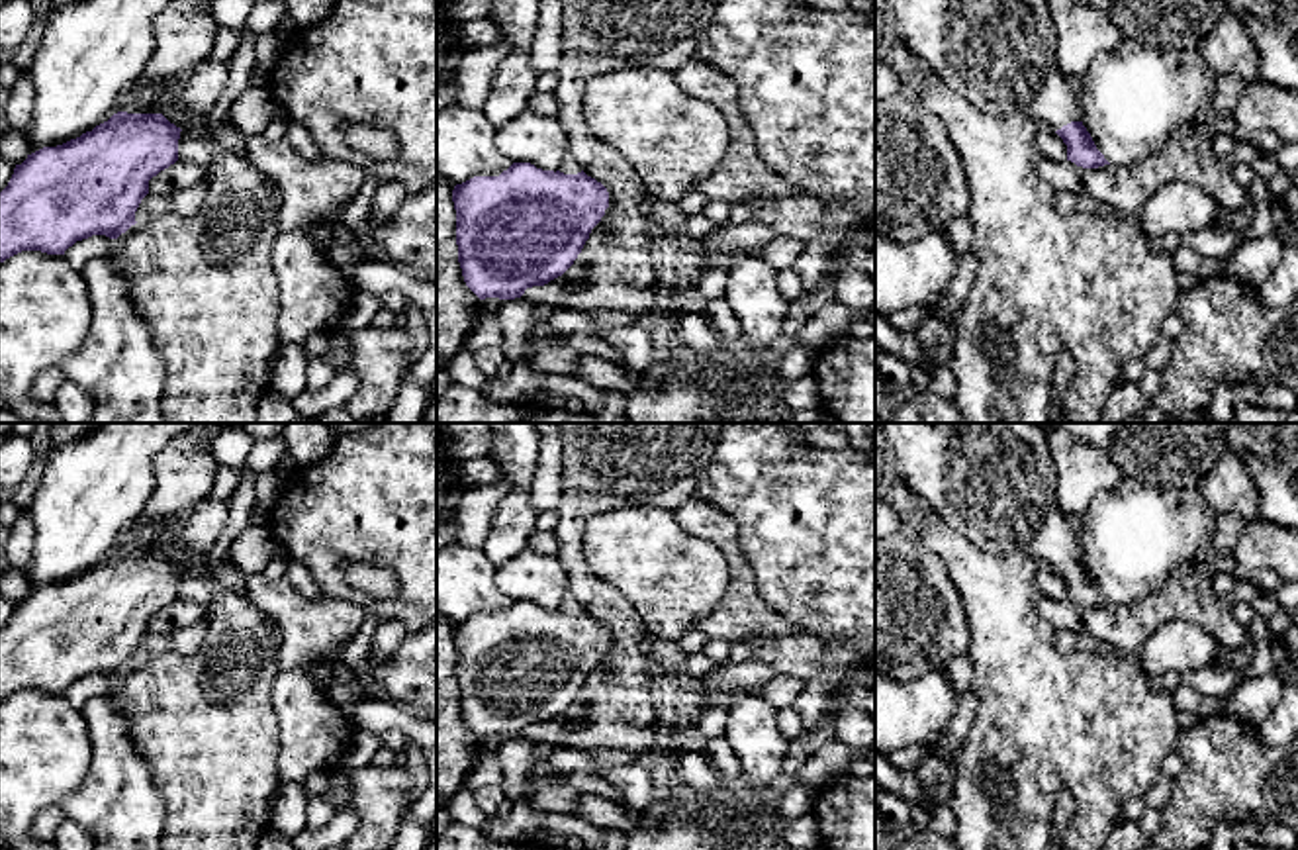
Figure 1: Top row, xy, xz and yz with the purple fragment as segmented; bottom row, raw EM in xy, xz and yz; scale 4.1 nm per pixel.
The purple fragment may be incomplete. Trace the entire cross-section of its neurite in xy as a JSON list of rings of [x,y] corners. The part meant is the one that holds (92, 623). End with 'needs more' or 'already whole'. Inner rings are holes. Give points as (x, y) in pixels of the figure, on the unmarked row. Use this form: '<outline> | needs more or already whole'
[[[208,494],[172,525],[170,541],[161,552],[117,550],[57,586],[43,586],[16,603],[0,631],[0,701],[22,691],[65,693],[76,680],[92,674],[117,678],[135,664],[135,650],[149,633],[149,619],[178,599],[178,560],[200,566],[217,543],[229,515],[229,499]]] | needs more

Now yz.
[[[875,423],[875,437],[893,454],[906,488],[926,501],[948,525],[979,539],[995,554],[1022,552],[1055,570],[1067,584],[1067,599],[1083,607],[1110,603],[1083,564],[1077,519],[1057,505],[1057,468],[1040,423]]] | needs more

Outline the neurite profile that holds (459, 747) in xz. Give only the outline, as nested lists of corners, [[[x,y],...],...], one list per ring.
[[[437,609],[437,809],[446,809],[464,787],[484,750],[458,701],[452,629],[454,623]]]

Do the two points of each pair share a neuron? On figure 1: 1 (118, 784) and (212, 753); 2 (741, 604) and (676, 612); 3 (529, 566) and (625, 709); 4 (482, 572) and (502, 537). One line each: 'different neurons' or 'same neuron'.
1: different neurons
2: different neurons
3: different neurons
4: different neurons

